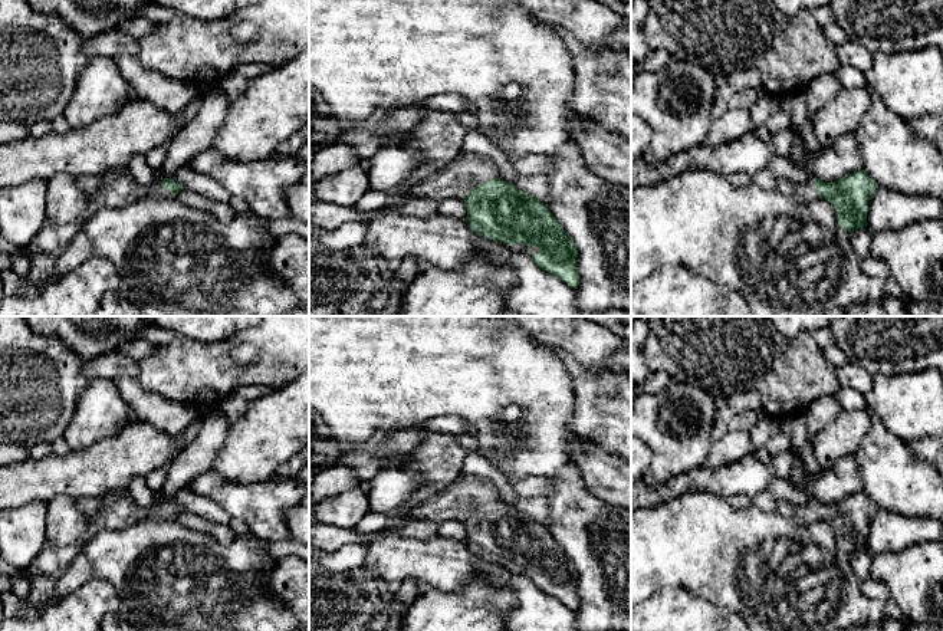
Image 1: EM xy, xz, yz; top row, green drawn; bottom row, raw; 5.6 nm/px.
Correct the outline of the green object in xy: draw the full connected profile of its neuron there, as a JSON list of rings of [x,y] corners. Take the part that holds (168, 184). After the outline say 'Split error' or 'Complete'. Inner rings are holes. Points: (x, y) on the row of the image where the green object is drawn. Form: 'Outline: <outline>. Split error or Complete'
Outline: [[[126,168],[101,174],[102,187],[91,194],[89,214],[102,207],[122,208],[142,198],[174,198],[184,187],[171,178],[139,184]]]. Split error

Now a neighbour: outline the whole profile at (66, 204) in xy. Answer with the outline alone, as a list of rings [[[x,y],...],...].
[[[56,174],[46,185],[46,218],[59,226],[80,226],[89,216],[91,197],[76,185],[76,177]]]

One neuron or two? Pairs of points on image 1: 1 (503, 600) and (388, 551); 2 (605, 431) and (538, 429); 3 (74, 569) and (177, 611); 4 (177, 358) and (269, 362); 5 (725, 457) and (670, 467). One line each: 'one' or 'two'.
1: two
2: two
3: one
4: one
5: two

